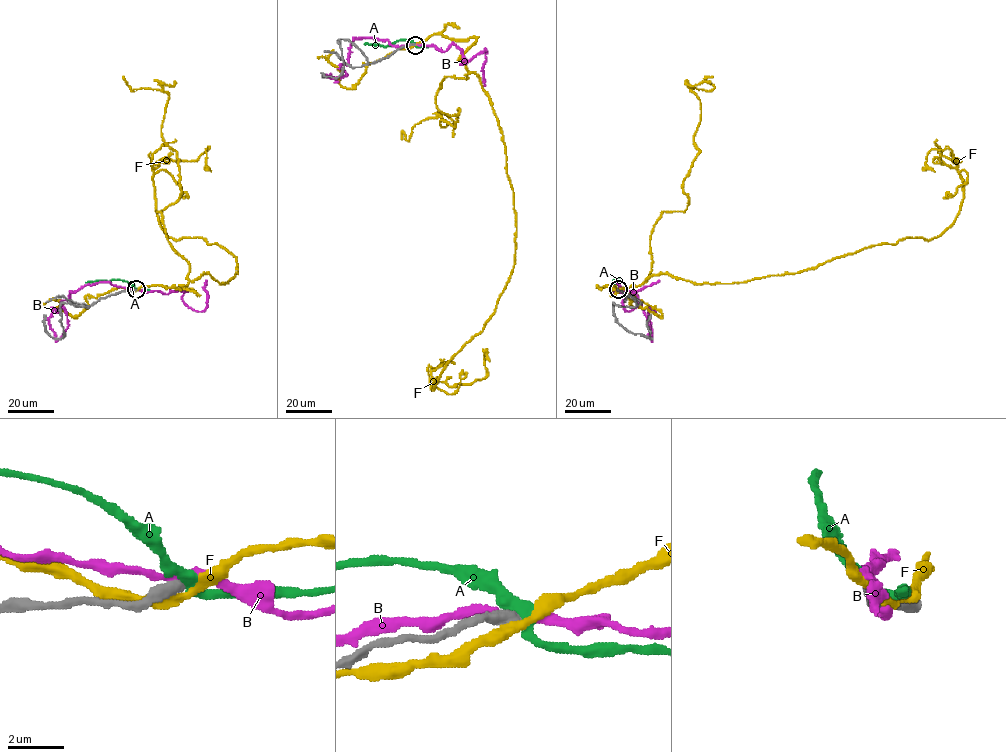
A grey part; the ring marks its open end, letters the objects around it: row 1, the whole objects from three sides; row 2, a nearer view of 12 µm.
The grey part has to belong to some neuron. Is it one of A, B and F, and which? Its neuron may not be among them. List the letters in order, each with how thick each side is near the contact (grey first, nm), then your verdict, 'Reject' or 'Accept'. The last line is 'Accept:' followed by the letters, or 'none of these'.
A: Thickness 440 nm (grey) against 340 nm. Reject
B: Thickness 500 nm (grey) against 260 nm. Reject
F: Thickness 500 nm (grey) against 320 nm. Reject
Accept: none of these

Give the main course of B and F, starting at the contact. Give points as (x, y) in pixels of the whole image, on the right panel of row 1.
B: (618, 289), (618, 285), (611, 284), (614, 292), (630, 293), (638, 299), (651, 339), (647, 308), (656, 313)
F: (618, 290), (663, 274), (743, 282), (930, 240), (963, 195), (949, 149), (929, 152), (935, 172)

